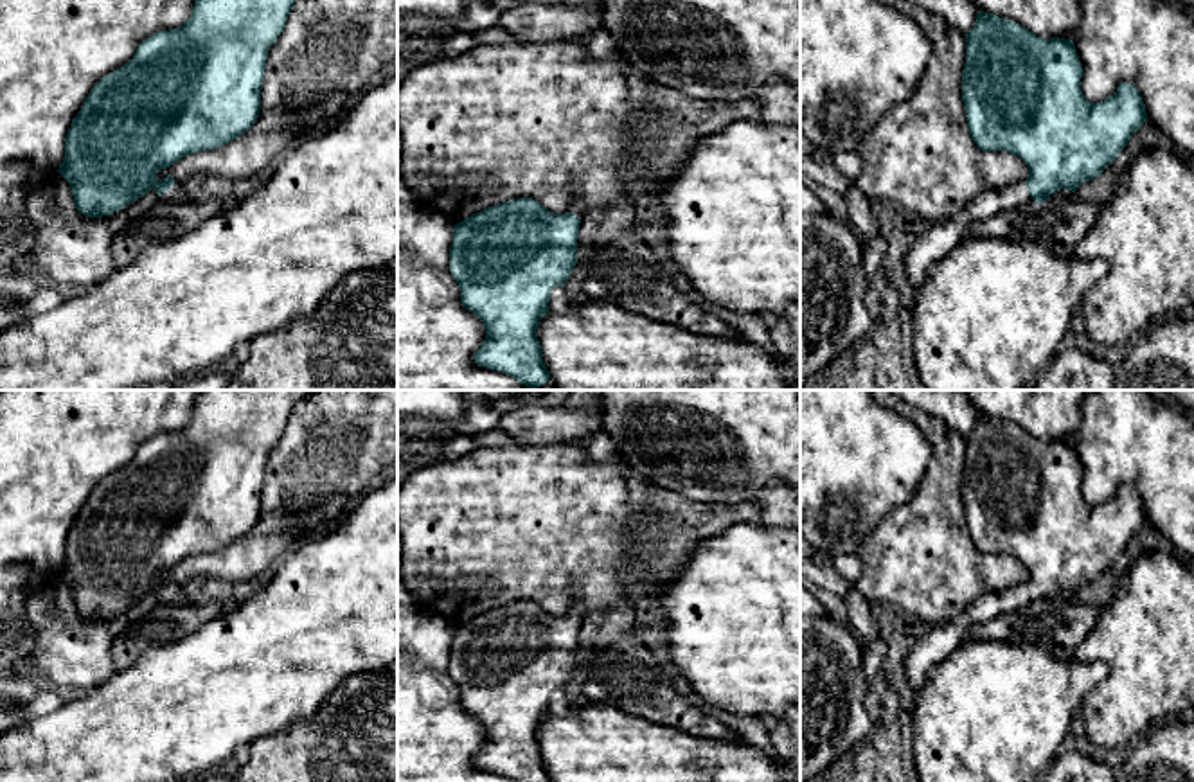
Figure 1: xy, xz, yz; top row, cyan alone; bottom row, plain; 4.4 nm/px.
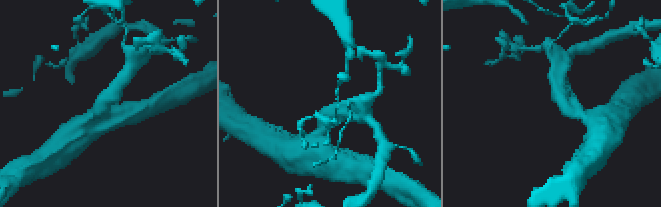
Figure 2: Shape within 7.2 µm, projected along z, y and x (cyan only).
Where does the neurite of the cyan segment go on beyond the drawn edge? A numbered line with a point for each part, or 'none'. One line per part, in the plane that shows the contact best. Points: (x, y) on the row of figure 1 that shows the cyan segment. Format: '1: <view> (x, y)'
1: yz (939, 239)

